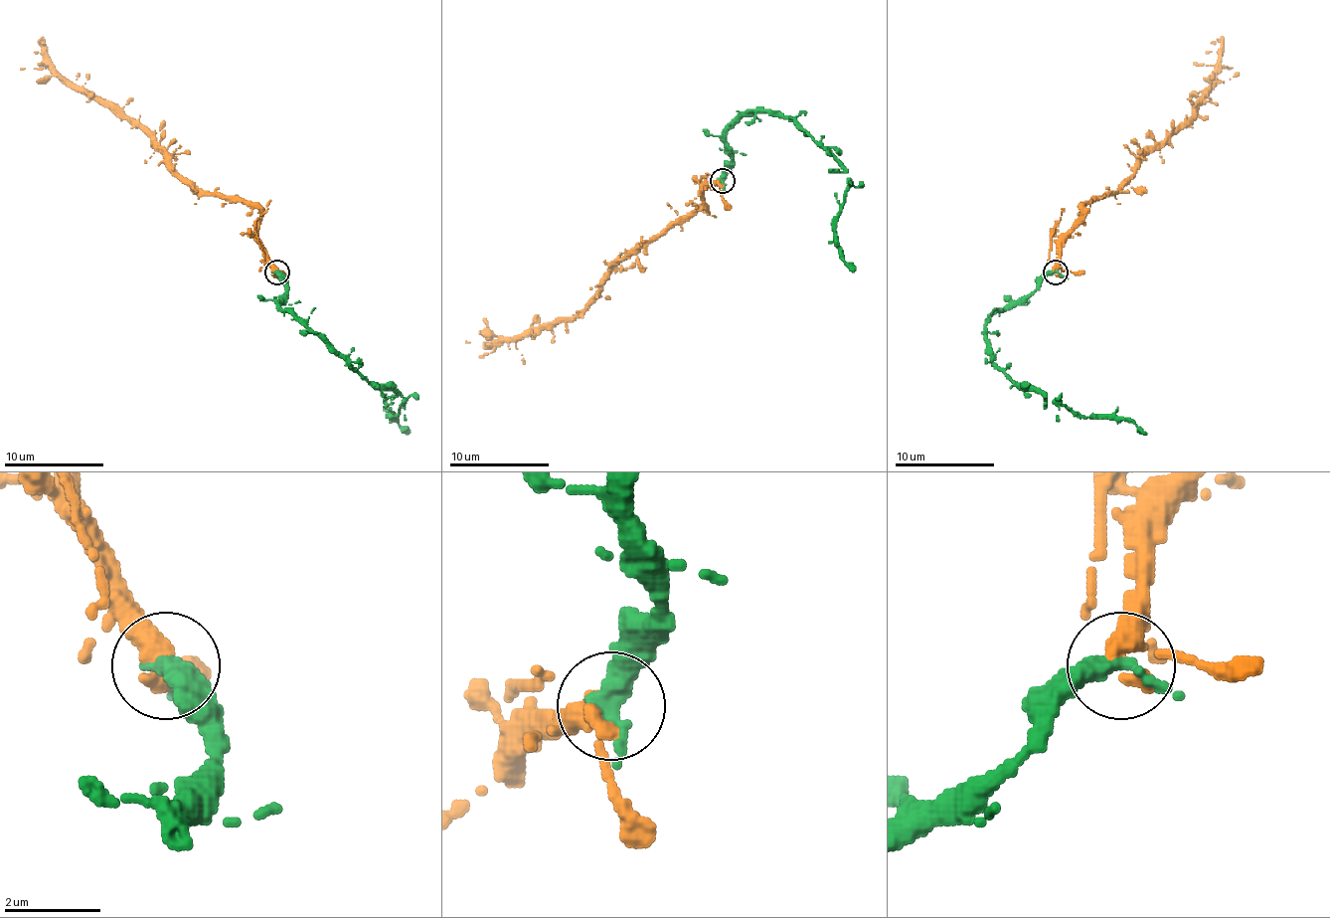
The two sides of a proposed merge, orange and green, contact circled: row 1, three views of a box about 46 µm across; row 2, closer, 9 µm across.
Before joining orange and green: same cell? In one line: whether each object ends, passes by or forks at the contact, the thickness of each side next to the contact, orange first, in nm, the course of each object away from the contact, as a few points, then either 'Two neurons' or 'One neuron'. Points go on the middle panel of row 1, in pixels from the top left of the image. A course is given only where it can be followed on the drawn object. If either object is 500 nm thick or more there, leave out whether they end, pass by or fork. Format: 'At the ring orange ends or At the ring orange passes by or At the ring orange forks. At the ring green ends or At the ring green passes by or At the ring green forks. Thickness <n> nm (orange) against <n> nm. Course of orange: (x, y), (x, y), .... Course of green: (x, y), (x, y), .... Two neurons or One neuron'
At the ring orange forks. At the ring green passes by. Thickness 280 nm (orange) against 320 nm. Course of orange: (723, 180), (703, 192), (705, 210), (678, 217), (608, 272), (581, 311), (506, 336), (484, 356), (466, 341). Course of green: (723, 180), (730, 170), (725, 140), (730, 127), (752, 110), (789, 115), (847, 172), (834, 245), (854, 272). One neuron

